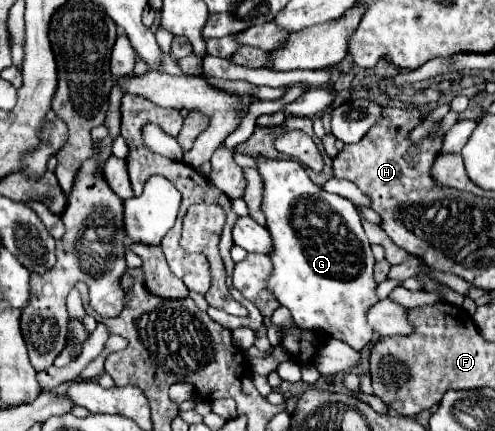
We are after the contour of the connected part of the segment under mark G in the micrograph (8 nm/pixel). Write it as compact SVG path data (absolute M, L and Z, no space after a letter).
M256 156L256 162L258 172L264 178L262 210L266 212L268 232L274 242L274 252L270 256L274 272L268 280L270 292L282 306L290 310L294 324L298 328L324 332L330 338L346 342L354 350L362 350L366 344L370 344L374 334L374 330L366 320L366 312L370 310L370 306L378 302L376 296L378 284L374 280L376 260L372 256L370 242L364 234L356 206L338 194L330 194L318 188L308 178L302 164L296 160L266 160L262 156Z

